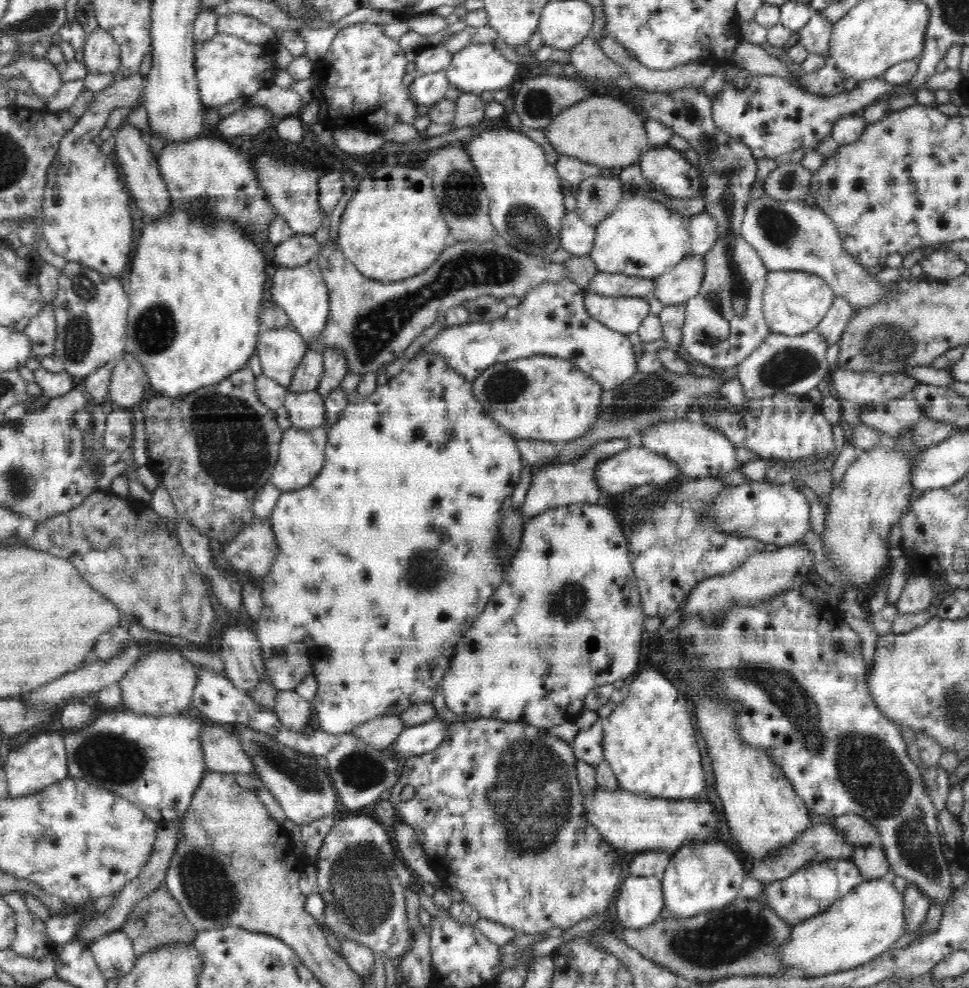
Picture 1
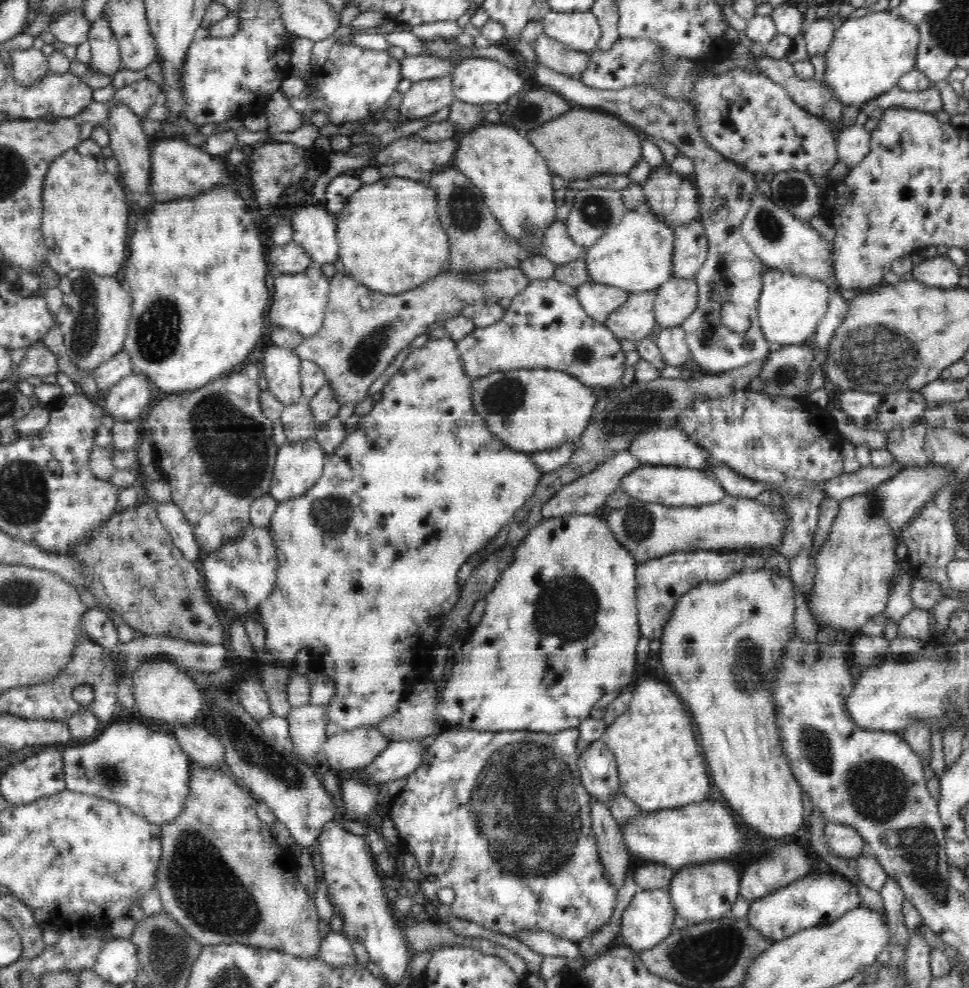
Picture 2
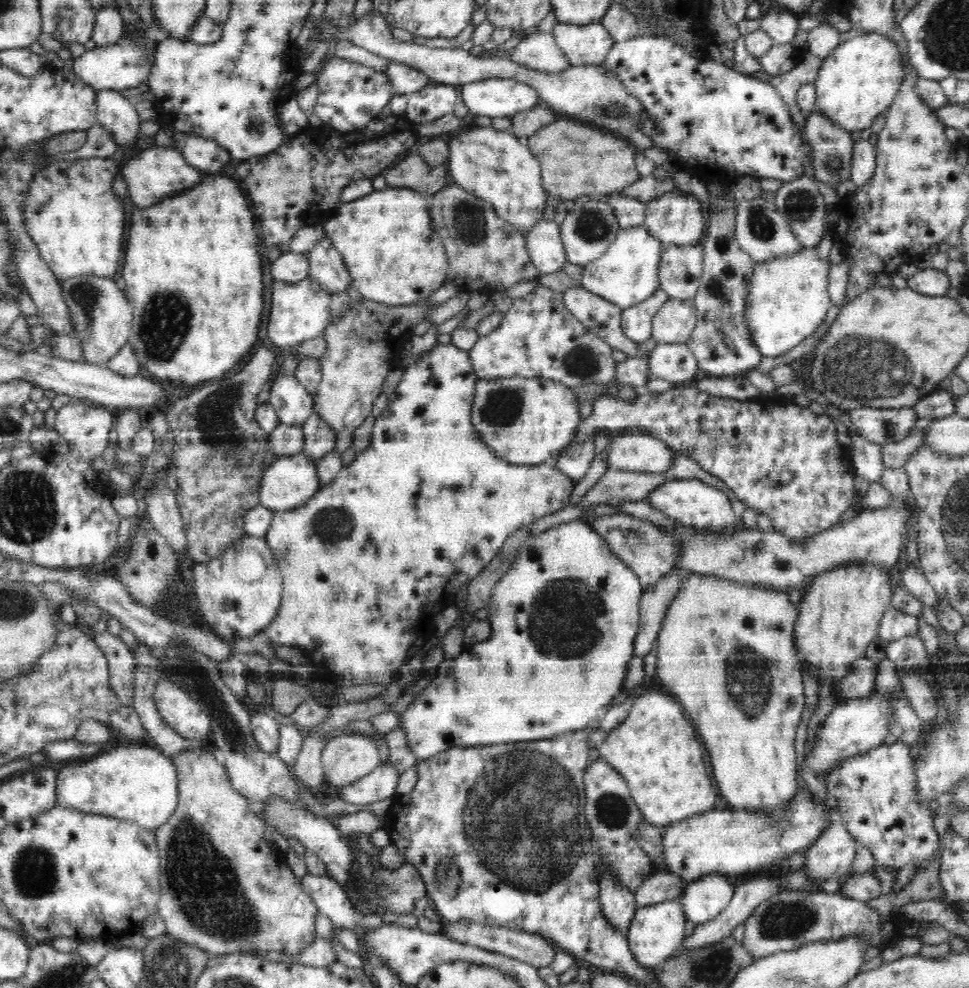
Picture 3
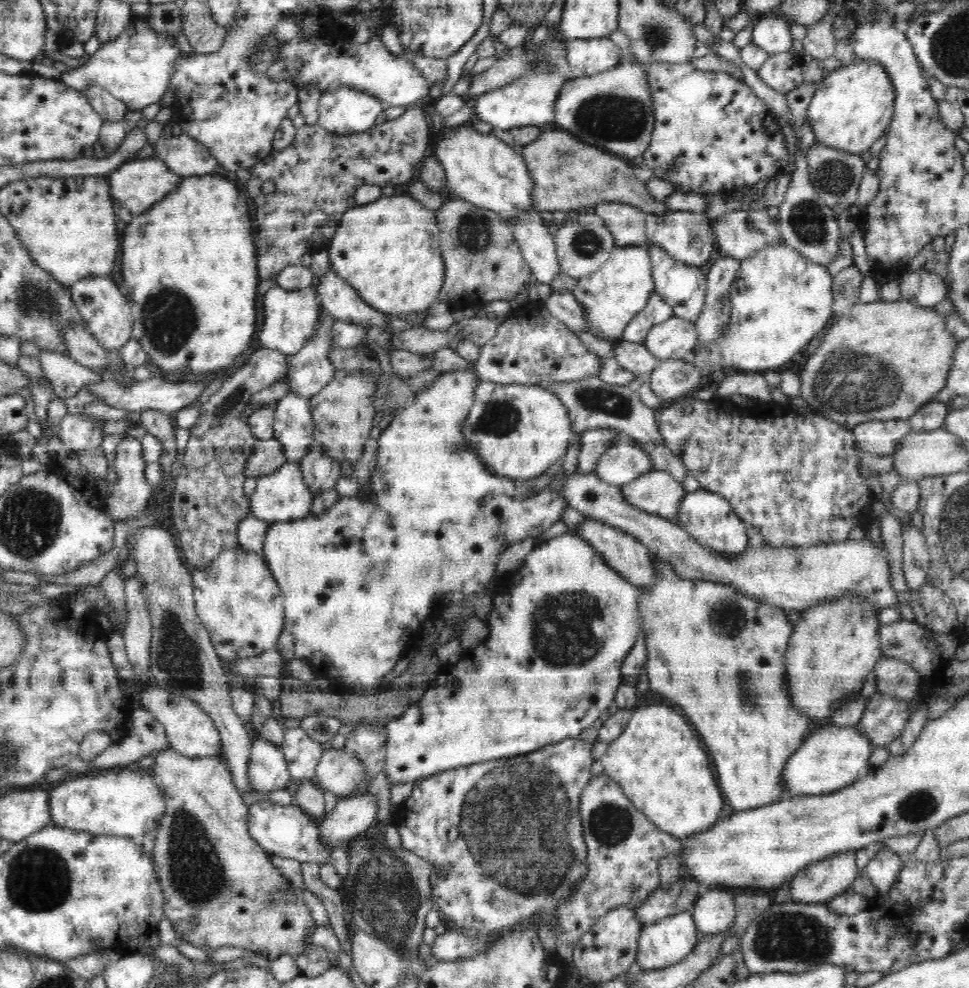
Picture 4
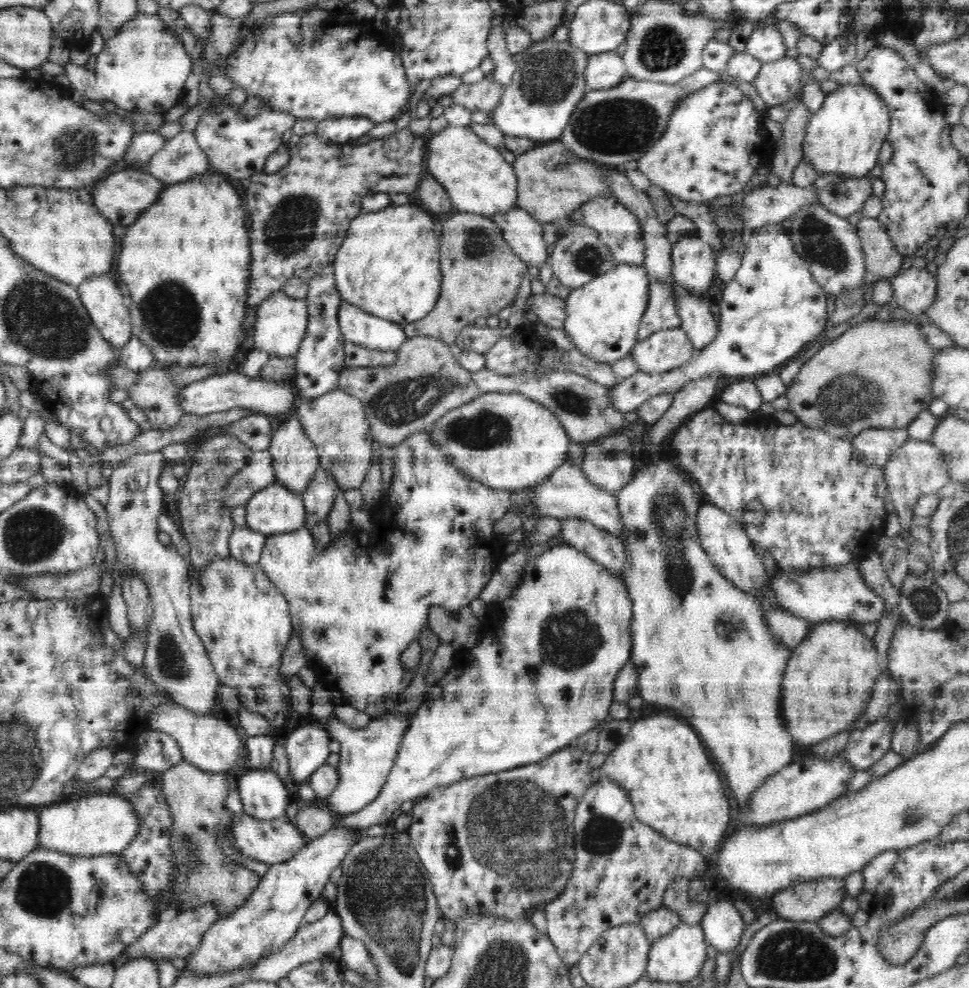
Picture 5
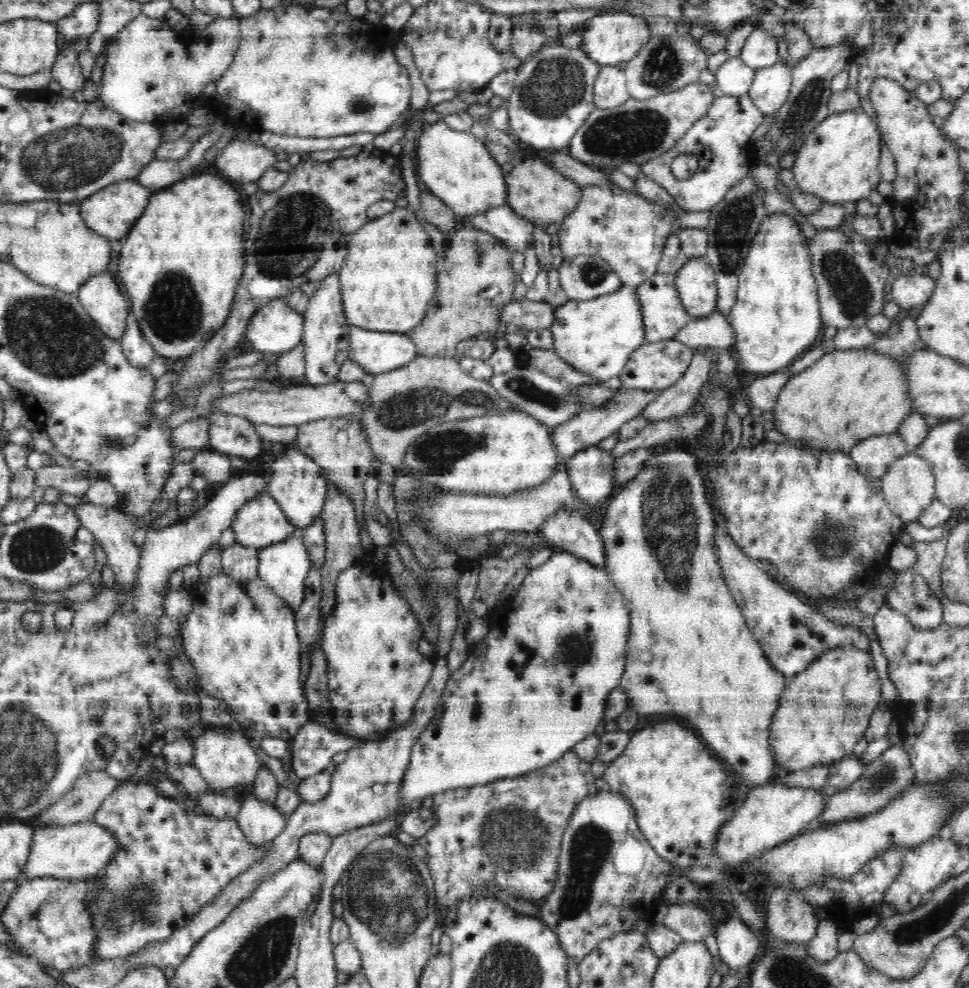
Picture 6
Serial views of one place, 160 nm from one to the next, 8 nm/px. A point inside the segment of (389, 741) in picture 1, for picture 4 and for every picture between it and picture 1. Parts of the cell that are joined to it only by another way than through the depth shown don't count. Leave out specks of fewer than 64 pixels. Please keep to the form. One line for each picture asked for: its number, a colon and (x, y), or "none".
2: (352, 750)
3: (345, 758)
4: (339, 771)

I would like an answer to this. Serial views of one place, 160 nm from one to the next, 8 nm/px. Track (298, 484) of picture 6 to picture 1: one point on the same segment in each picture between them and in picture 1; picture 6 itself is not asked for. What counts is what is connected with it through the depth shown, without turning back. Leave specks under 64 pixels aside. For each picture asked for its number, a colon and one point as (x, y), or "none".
1: (280, 350)
2: (282, 366)
3: (294, 404)
4: (293, 425)
5: (294, 456)

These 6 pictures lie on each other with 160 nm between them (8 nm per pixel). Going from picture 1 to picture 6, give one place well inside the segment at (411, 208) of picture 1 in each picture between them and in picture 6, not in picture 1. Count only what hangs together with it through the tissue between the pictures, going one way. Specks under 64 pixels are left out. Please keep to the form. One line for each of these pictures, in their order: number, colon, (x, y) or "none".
2: (390, 239)
3: (387, 240)
4: (389, 250)
5: (388, 264)
6: (389, 278)

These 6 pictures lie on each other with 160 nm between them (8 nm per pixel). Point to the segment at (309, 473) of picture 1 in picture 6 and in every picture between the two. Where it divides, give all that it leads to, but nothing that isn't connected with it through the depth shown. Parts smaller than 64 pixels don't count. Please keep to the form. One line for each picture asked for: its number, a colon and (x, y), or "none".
2: (298, 465)
3: (287, 483)
4: (283, 495)
5: (273, 510)
6: (260, 522)

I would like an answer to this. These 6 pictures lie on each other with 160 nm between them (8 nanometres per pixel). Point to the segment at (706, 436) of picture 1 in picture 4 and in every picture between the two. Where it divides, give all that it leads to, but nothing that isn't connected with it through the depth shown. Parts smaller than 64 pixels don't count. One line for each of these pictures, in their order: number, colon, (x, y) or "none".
2: (672, 446)
3: (637, 451)
4: (625, 461)

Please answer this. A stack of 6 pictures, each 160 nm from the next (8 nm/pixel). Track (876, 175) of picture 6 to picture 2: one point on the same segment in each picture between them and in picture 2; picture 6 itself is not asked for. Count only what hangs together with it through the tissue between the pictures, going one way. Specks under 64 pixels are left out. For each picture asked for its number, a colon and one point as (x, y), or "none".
2: (868, 55)
3: (858, 80)
4: (853, 105)
5: (844, 136)

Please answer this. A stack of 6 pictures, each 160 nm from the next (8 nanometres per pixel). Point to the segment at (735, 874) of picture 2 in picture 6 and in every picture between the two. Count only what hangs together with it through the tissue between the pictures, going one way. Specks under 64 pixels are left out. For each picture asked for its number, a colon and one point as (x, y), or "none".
3: (703, 899)
4: (713, 912)
5: (722, 925)
6: (738, 945)

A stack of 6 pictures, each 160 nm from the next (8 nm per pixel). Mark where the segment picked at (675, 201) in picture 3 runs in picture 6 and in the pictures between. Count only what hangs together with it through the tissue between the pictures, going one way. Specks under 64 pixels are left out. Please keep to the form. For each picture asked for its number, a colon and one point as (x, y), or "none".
4: (686, 236)
5: (693, 260)
6: (695, 281)

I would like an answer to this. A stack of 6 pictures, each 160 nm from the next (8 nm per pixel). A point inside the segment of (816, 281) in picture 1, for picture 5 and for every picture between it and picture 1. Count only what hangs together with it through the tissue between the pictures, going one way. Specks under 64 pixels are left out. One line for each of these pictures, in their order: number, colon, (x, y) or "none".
2: (790, 307)
3: (787, 299)
4: (780, 300)
5: (773, 306)

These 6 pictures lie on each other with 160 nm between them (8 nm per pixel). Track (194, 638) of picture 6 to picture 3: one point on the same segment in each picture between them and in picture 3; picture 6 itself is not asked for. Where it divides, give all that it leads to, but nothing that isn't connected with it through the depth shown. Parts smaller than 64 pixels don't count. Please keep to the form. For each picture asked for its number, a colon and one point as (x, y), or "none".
3: (239, 592)
4: (237, 598)
5: (243, 620)

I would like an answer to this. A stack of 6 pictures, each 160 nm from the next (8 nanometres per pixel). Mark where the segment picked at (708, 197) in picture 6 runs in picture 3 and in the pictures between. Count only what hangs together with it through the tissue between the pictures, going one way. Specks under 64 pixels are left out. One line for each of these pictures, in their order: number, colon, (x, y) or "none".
3: (722, 125)
4: (712, 133)
5: (703, 154)

